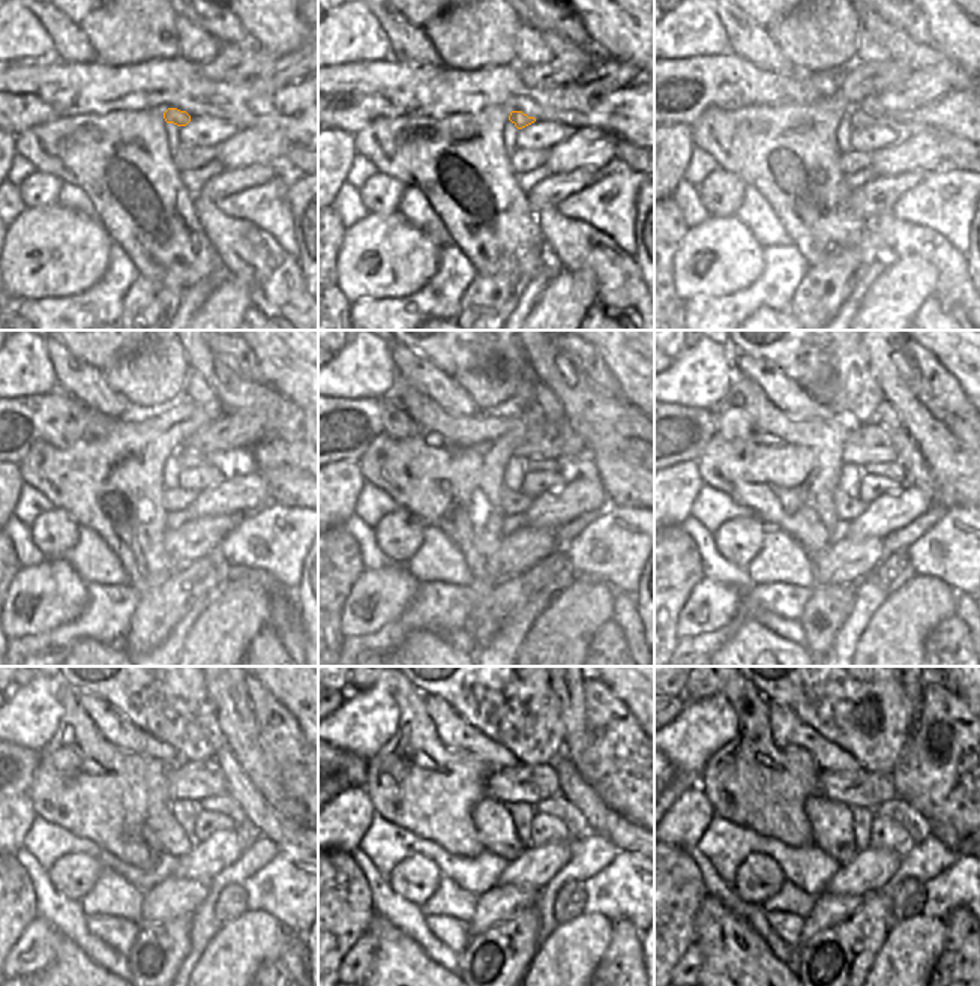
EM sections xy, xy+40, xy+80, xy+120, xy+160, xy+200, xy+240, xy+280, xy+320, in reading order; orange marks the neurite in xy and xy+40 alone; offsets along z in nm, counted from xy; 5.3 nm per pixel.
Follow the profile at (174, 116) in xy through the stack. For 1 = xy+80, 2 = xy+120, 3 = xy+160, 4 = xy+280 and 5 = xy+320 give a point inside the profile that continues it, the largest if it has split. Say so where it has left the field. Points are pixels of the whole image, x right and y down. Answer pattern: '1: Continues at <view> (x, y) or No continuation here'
1: Continues at xy+80 (859, 119)
2: Continues at xy+120 (228, 465)
3: Continues at xy+160 (566, 468)
4: Continues at xy+280 (557, 806)
5: Continues at xy+320 (916, 826)

